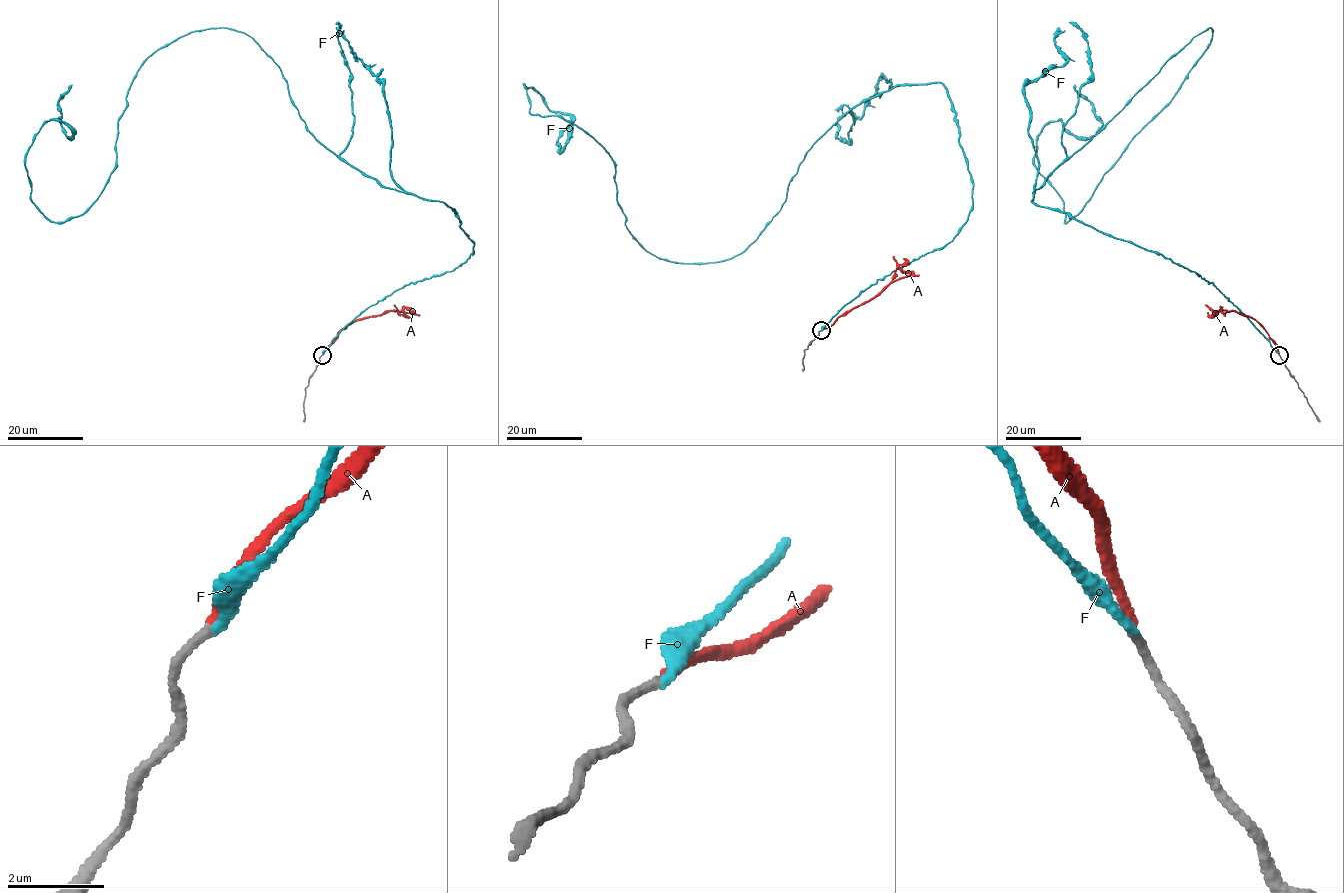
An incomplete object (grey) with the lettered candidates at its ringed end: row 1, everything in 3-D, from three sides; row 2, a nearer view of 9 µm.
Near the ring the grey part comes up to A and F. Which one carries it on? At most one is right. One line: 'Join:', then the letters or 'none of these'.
Join: F

